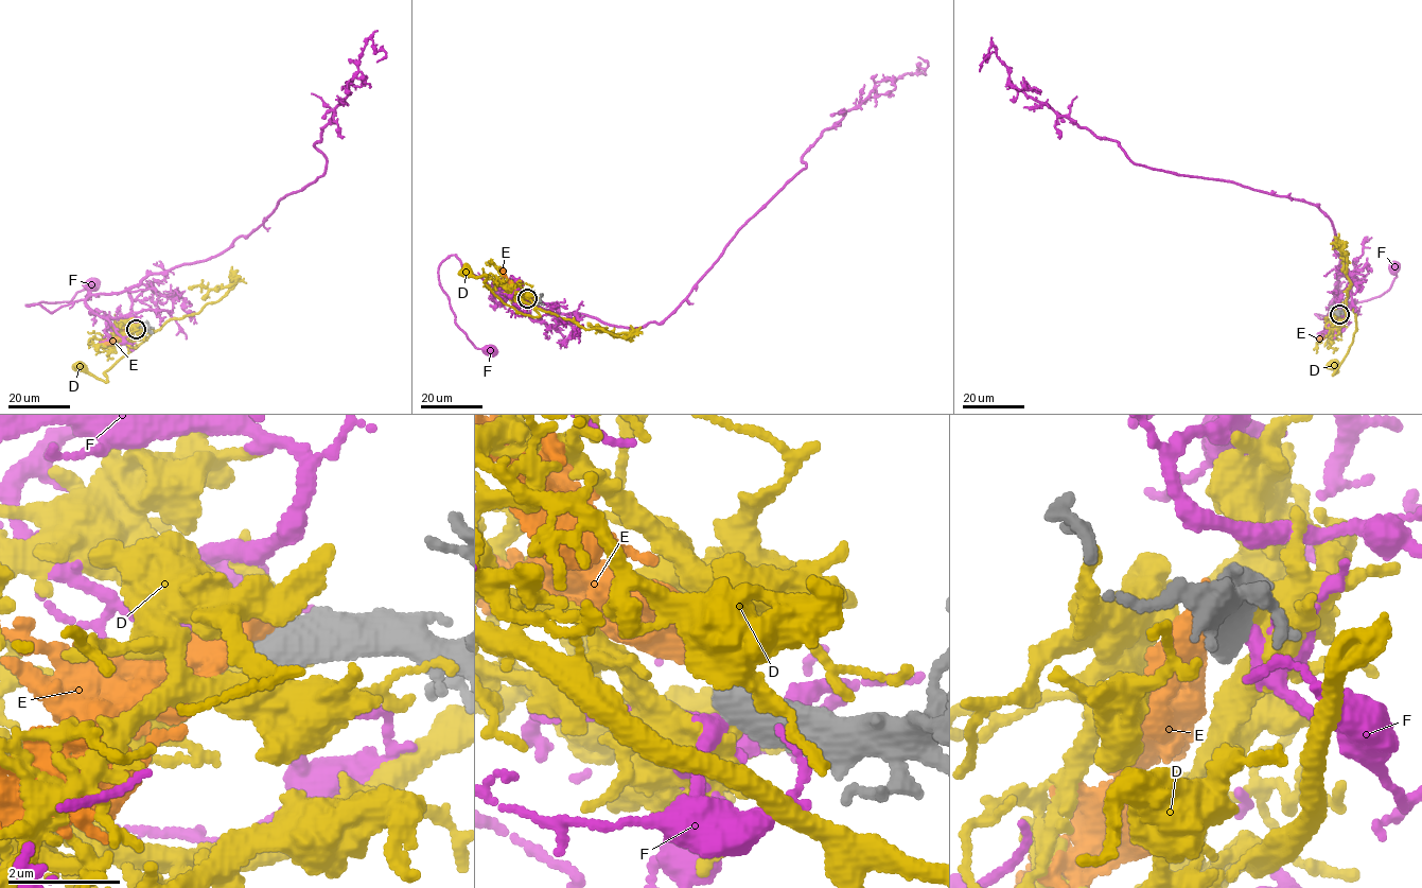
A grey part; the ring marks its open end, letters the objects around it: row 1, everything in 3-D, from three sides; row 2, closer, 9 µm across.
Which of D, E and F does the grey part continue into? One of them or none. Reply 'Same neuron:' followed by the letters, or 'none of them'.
Same neuron: none of them

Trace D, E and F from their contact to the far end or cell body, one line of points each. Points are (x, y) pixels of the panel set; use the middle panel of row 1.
D: (528, 300), (513, 294), (538, 316), (519, 313), (498, 298), (484, 281), (485, 276), (466, 273)
E: (529, 299), (498, 267)
F: (527, 300), (471, 275), (455, 255), (441, 263), (439, 285), (456, 325), (490, 351)

